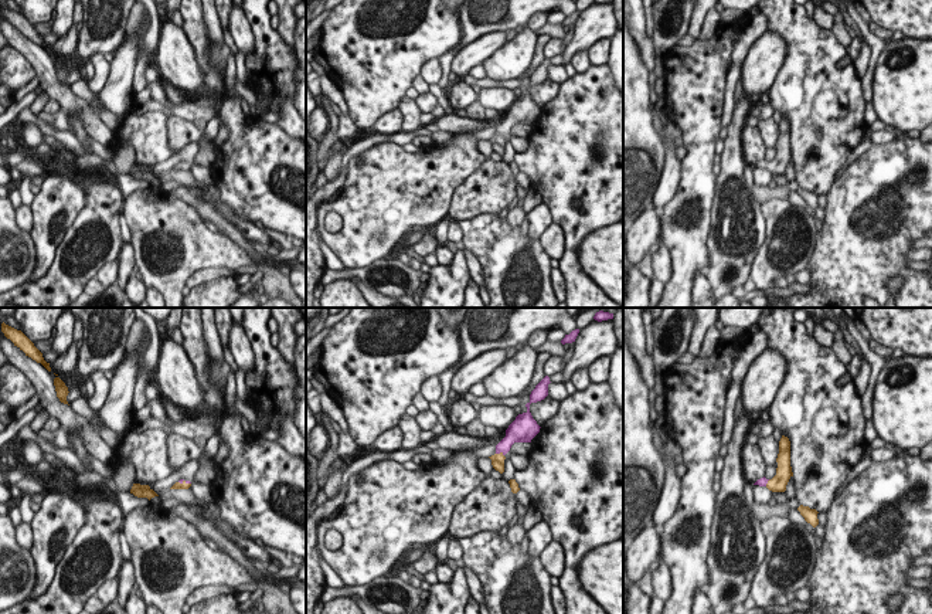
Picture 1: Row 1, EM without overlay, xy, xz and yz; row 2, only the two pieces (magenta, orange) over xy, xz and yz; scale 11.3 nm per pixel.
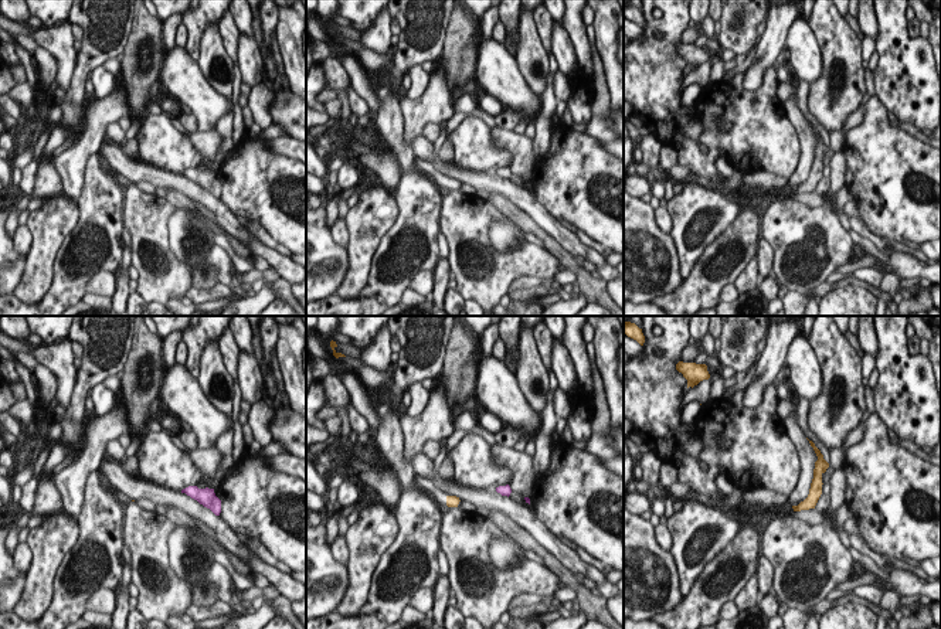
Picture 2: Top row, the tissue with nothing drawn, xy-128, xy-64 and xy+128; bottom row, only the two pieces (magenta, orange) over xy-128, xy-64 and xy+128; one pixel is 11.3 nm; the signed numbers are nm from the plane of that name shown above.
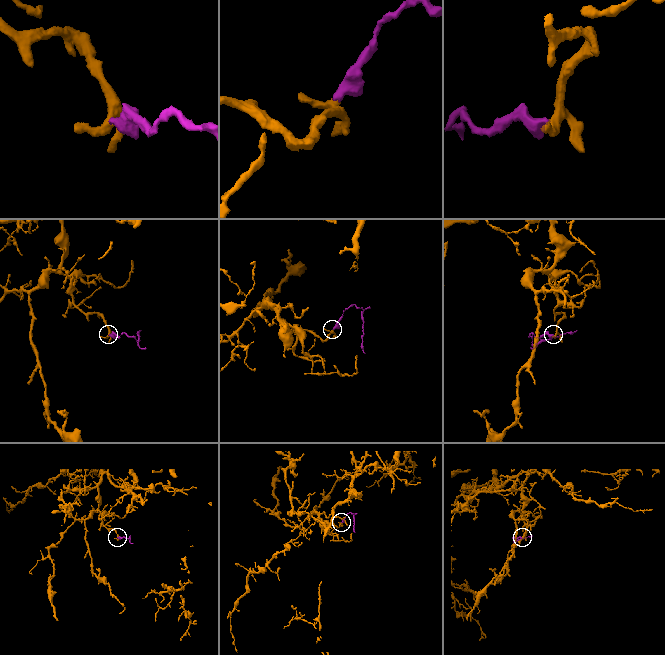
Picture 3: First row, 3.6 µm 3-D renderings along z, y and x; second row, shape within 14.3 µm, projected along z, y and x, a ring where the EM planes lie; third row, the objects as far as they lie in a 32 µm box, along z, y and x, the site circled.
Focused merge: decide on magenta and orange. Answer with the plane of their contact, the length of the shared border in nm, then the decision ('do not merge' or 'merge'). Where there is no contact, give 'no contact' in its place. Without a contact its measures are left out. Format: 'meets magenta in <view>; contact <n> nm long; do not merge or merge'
meets magenta in xz; contact 100 nm long; merge

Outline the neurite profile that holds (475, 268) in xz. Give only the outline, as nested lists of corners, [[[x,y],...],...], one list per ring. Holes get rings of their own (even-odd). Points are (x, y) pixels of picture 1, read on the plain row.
[[[463,248],[463,254],[466,265],[469,268],[470,279],[479,286],[484,286],[483,271],[480,262],[477,261],[477,257],[466,248]]]

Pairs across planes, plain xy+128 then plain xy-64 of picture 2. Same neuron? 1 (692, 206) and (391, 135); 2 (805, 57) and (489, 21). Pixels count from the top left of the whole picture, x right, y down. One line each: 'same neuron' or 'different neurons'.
1: different neurons
2: different neurons

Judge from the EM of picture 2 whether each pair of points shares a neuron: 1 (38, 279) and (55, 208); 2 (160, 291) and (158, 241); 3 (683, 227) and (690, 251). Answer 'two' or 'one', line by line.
1: one
2: one
3: one

